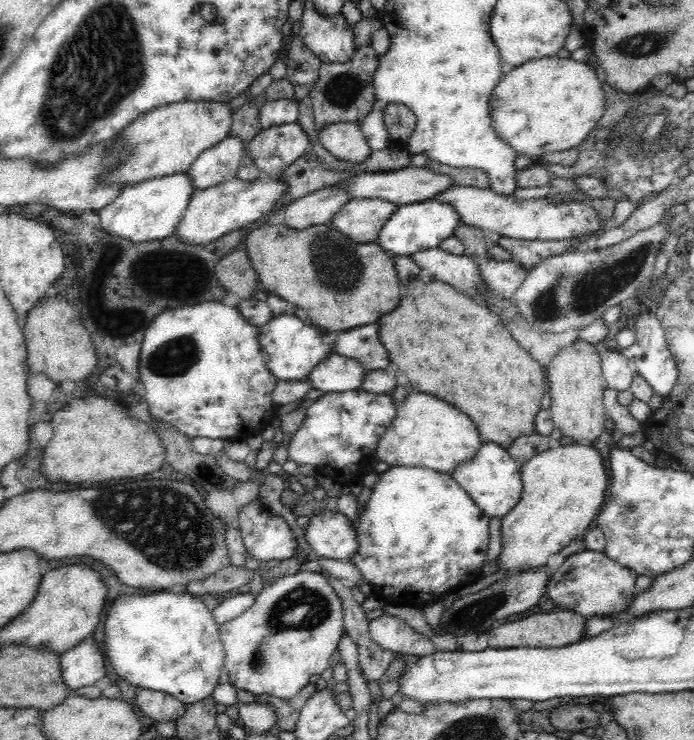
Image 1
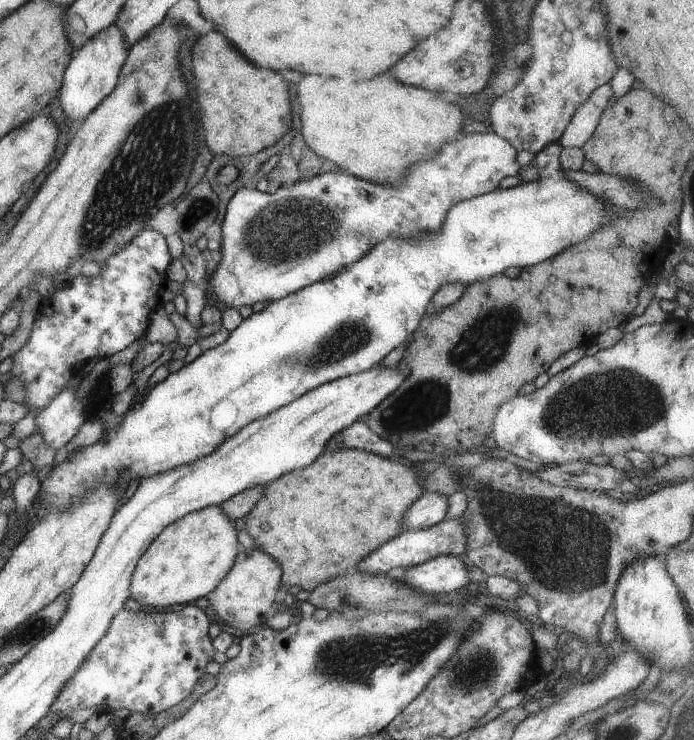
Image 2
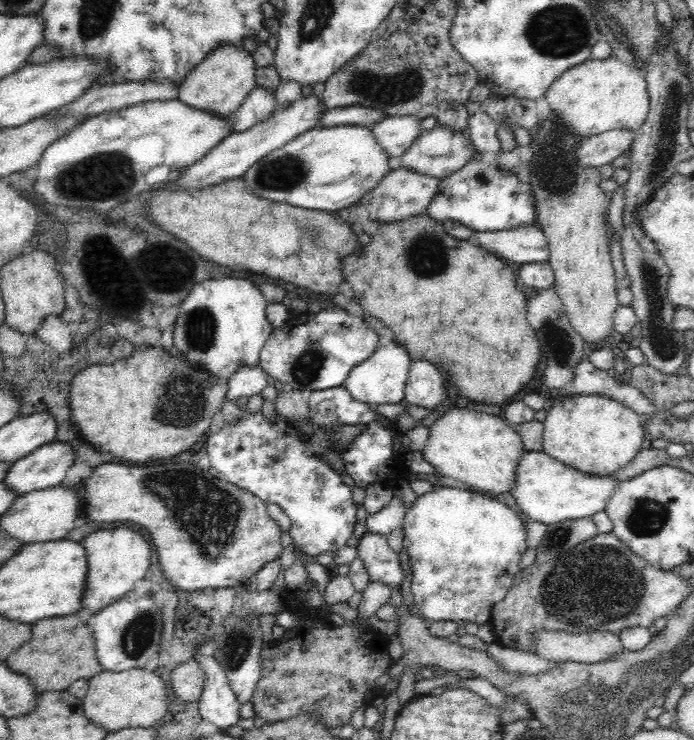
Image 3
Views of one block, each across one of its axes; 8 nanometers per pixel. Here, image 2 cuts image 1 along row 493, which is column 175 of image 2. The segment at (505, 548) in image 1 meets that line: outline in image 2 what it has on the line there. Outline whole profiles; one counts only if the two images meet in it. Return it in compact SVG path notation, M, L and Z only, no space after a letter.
M218 505L205 506L162 528L135 564L129 581L129 597L139 608L150 609L185 604L208 596L225 578L240 551L234 521L229 520Z

